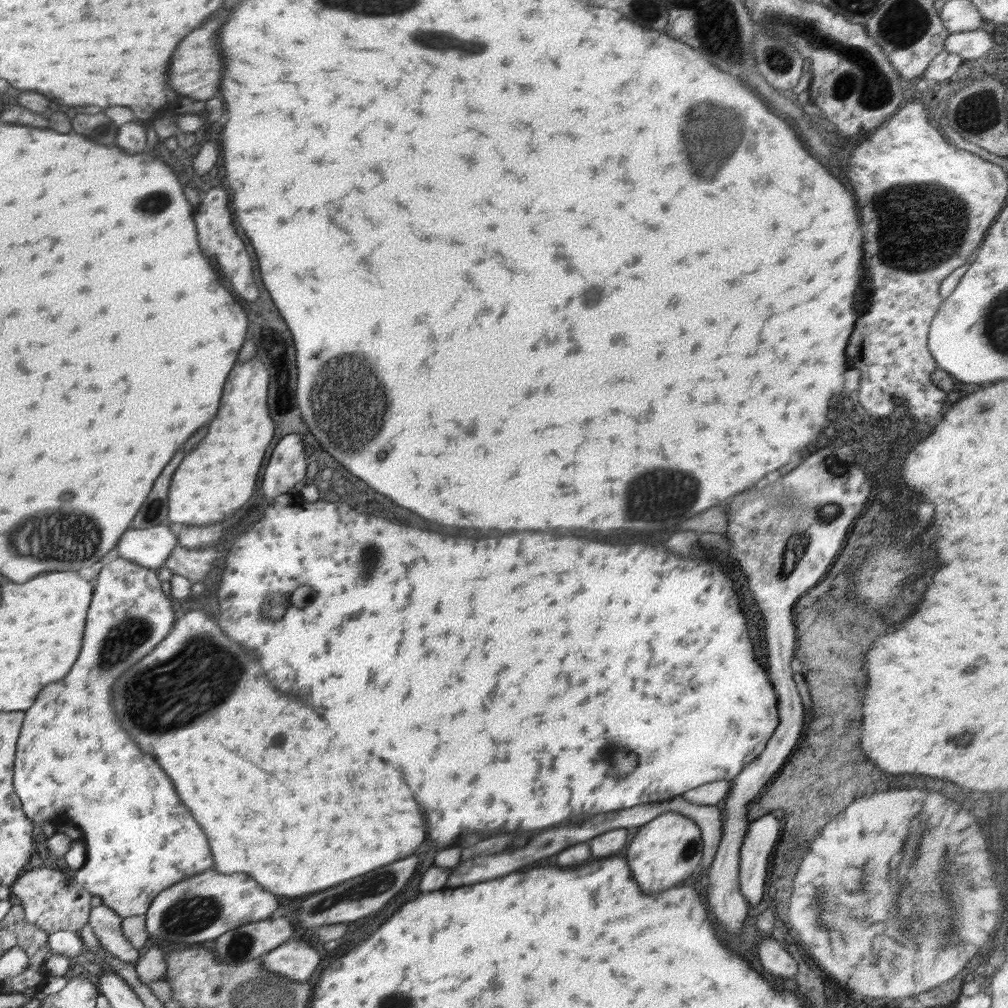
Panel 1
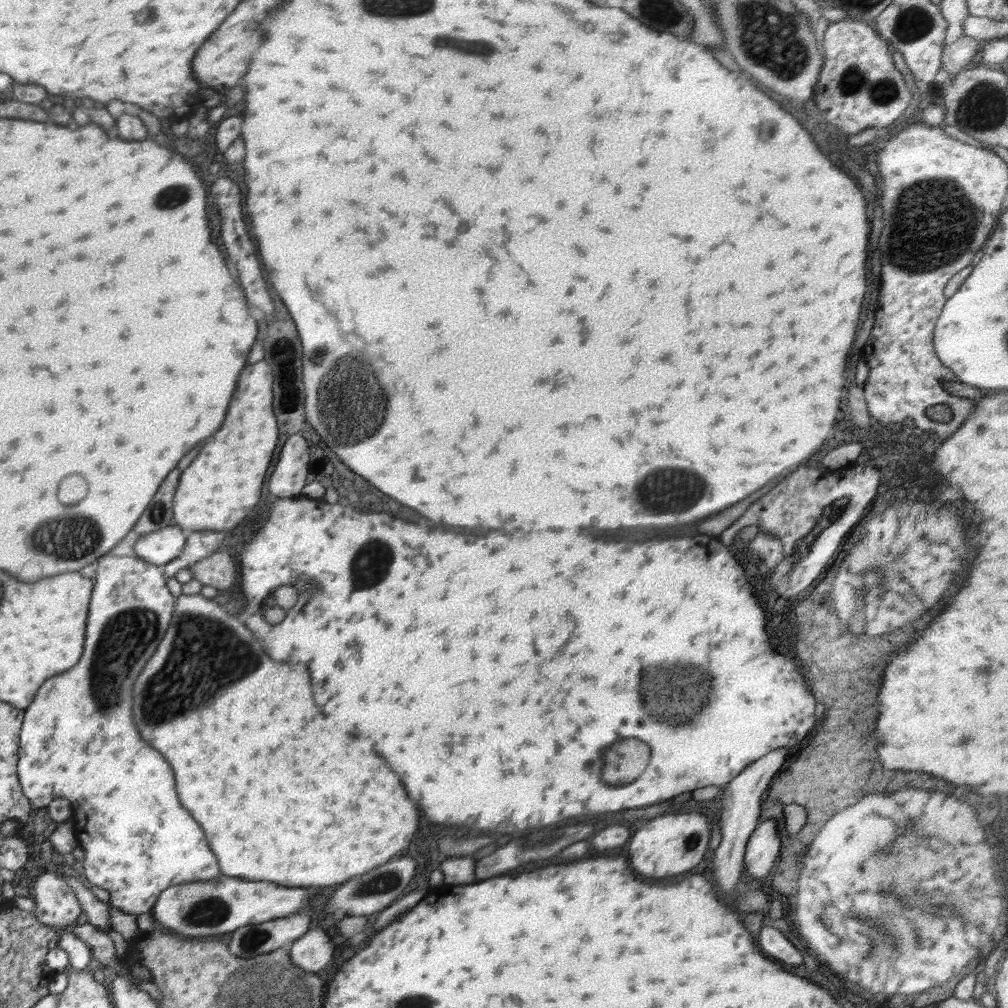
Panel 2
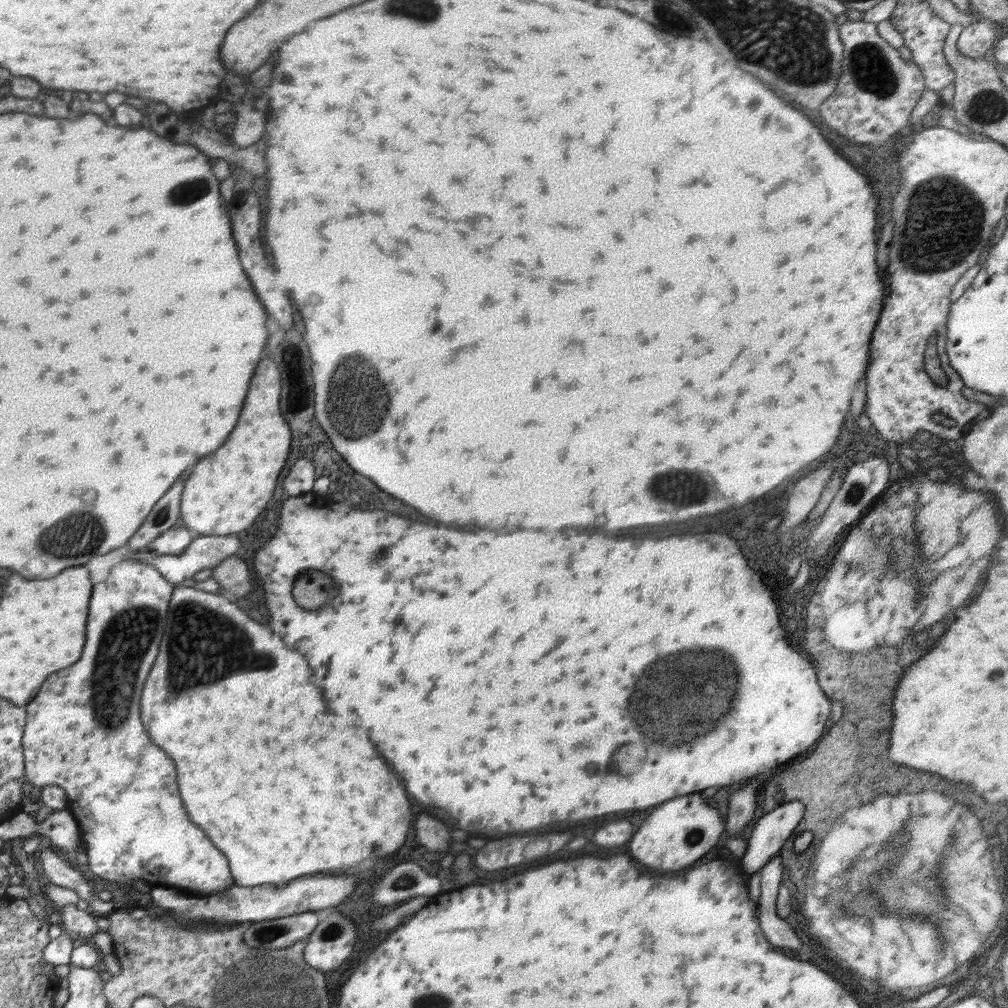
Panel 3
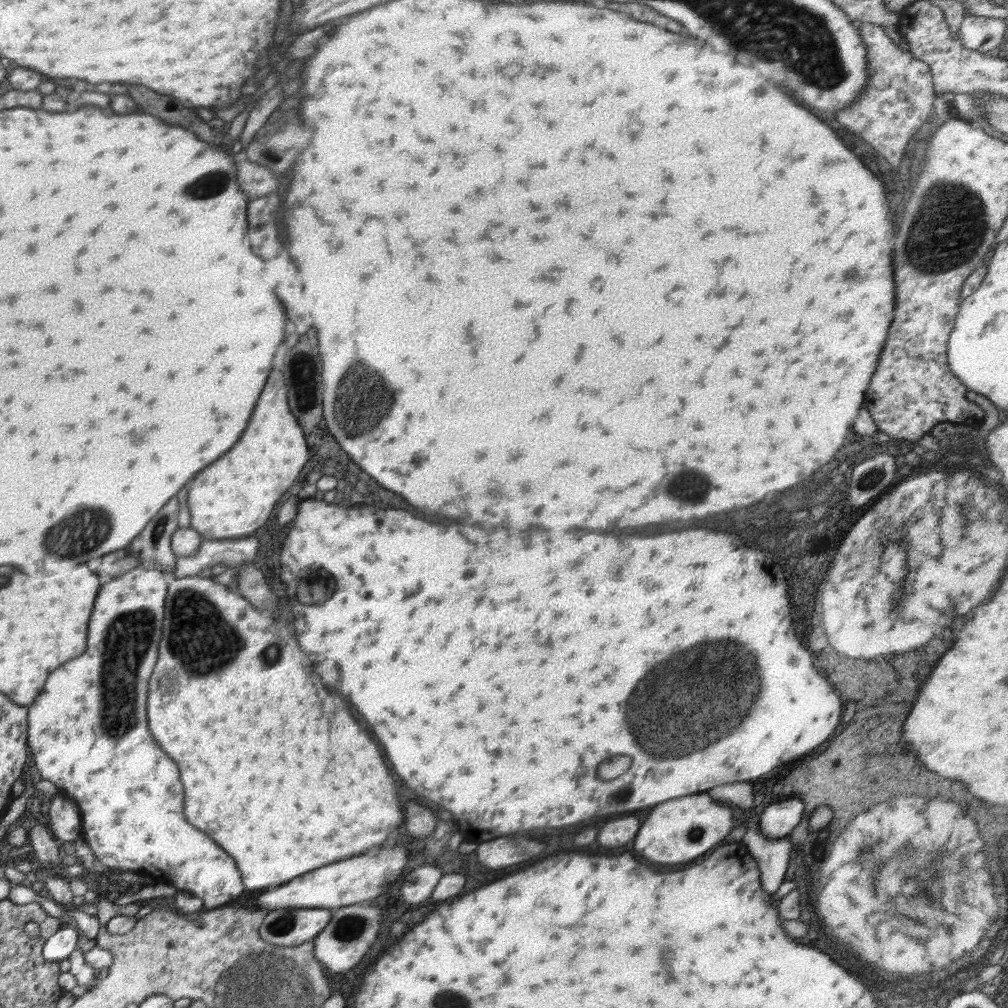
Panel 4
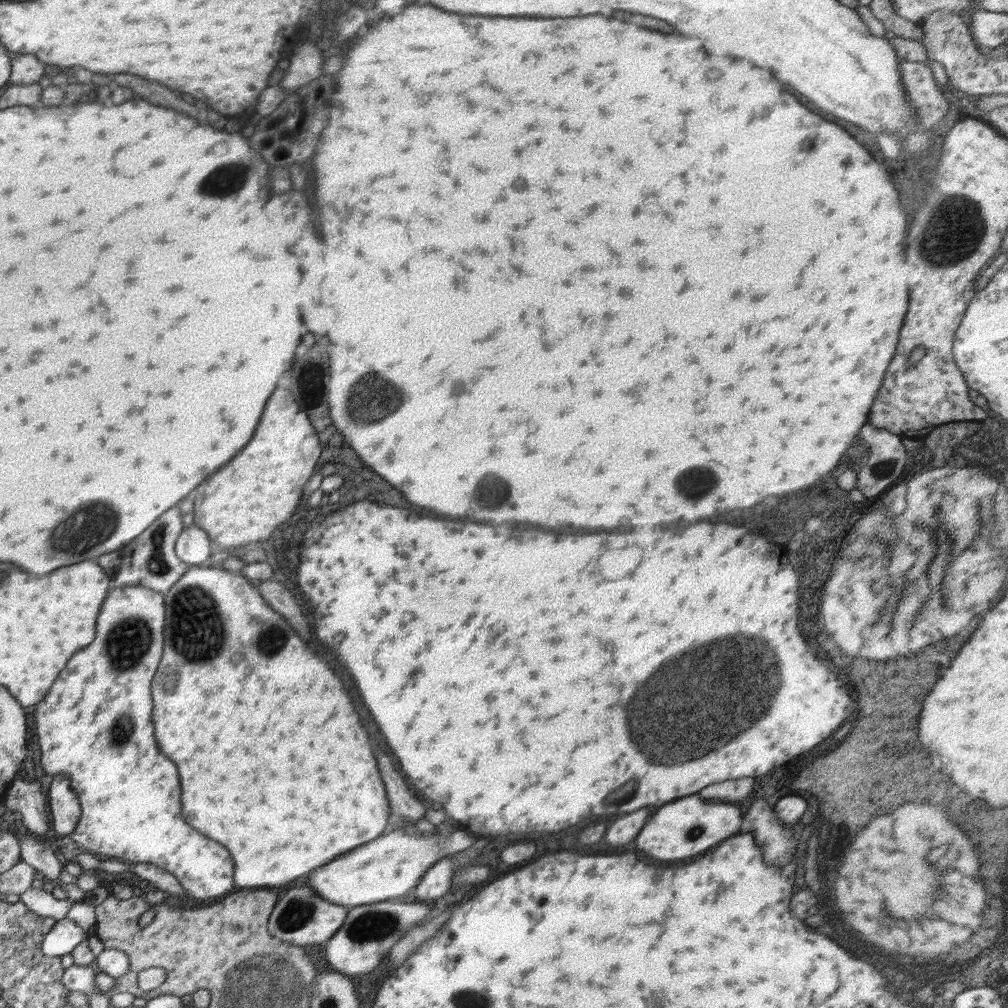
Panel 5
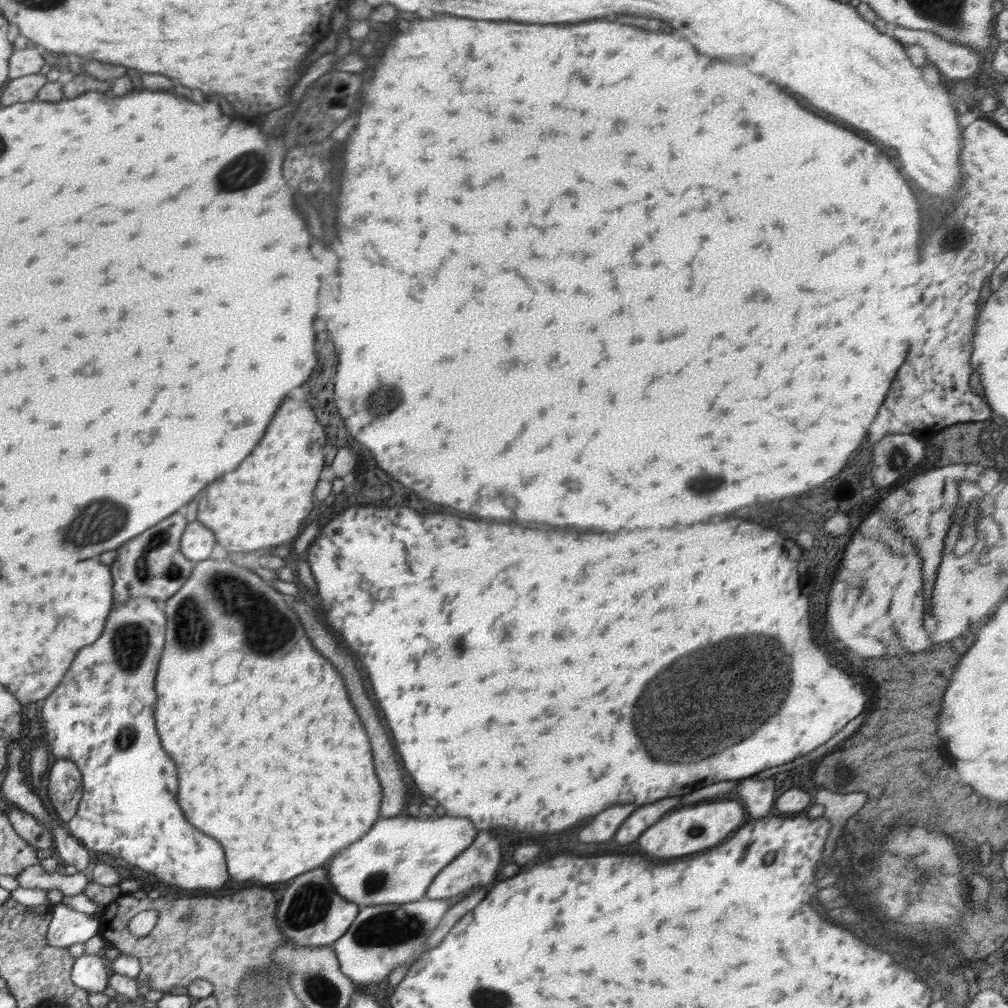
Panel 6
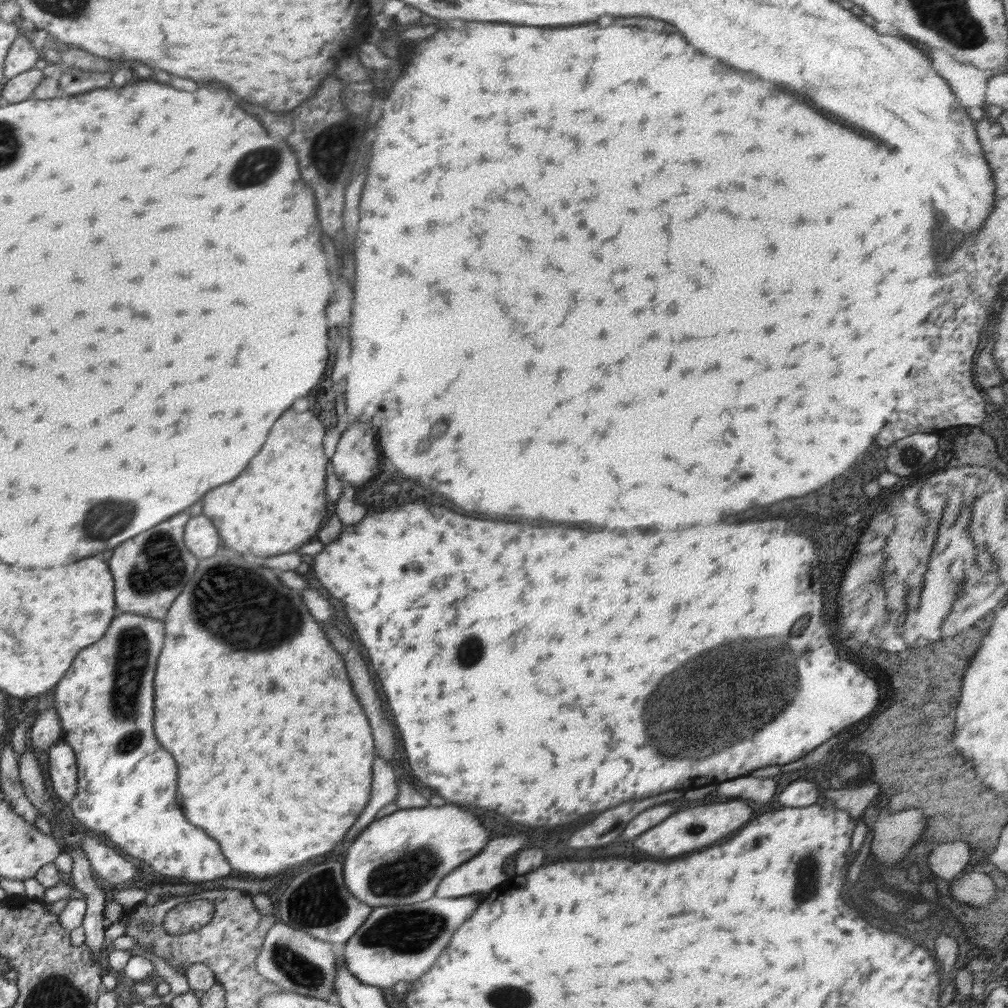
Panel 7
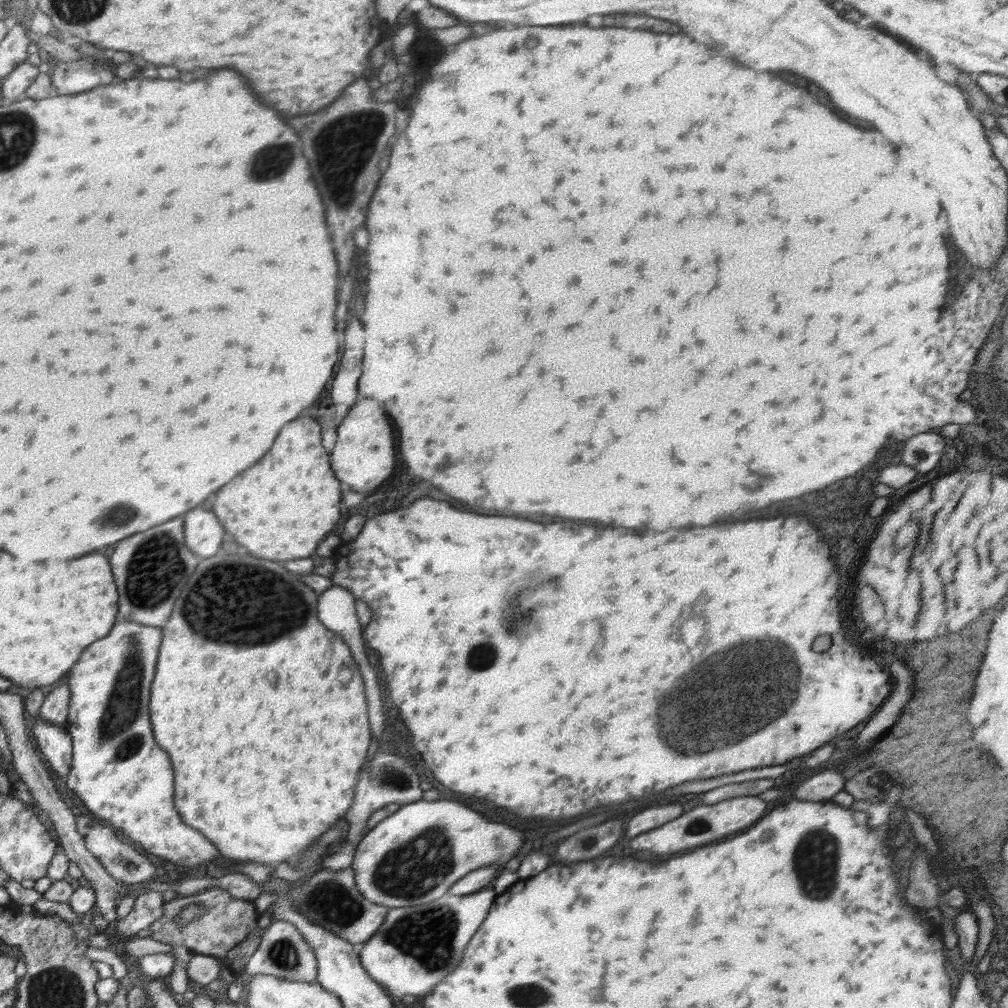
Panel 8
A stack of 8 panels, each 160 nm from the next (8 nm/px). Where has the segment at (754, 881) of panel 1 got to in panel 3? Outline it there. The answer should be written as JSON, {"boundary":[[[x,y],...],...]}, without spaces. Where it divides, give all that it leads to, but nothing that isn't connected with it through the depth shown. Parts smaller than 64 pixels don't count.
{"boundary":[[[793,800],[779,803],[772,812],[761,816],[748,838],[744,856],[738,860],[739,868],[752,875],[766,866],[770,859],[779,854],[804,811],[805,806],[799,800]]]}

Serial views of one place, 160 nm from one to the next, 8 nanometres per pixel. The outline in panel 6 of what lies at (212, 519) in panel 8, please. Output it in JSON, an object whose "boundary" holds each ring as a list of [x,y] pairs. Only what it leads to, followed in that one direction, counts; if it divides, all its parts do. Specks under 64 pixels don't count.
{"boundary":[[[197,520],[187,524],[179,547],[184,557],[194,564],[206,560],[218,550],[214,533]]]}

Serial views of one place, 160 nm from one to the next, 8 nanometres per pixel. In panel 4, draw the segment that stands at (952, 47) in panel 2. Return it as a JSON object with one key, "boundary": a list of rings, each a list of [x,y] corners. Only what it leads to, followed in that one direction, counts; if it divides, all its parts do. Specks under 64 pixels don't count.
{"boundary":[[[964,13],[958,35],[966,48],[989,53],[1004,40],[1006,22],[1004,19],[976,17]]]}

